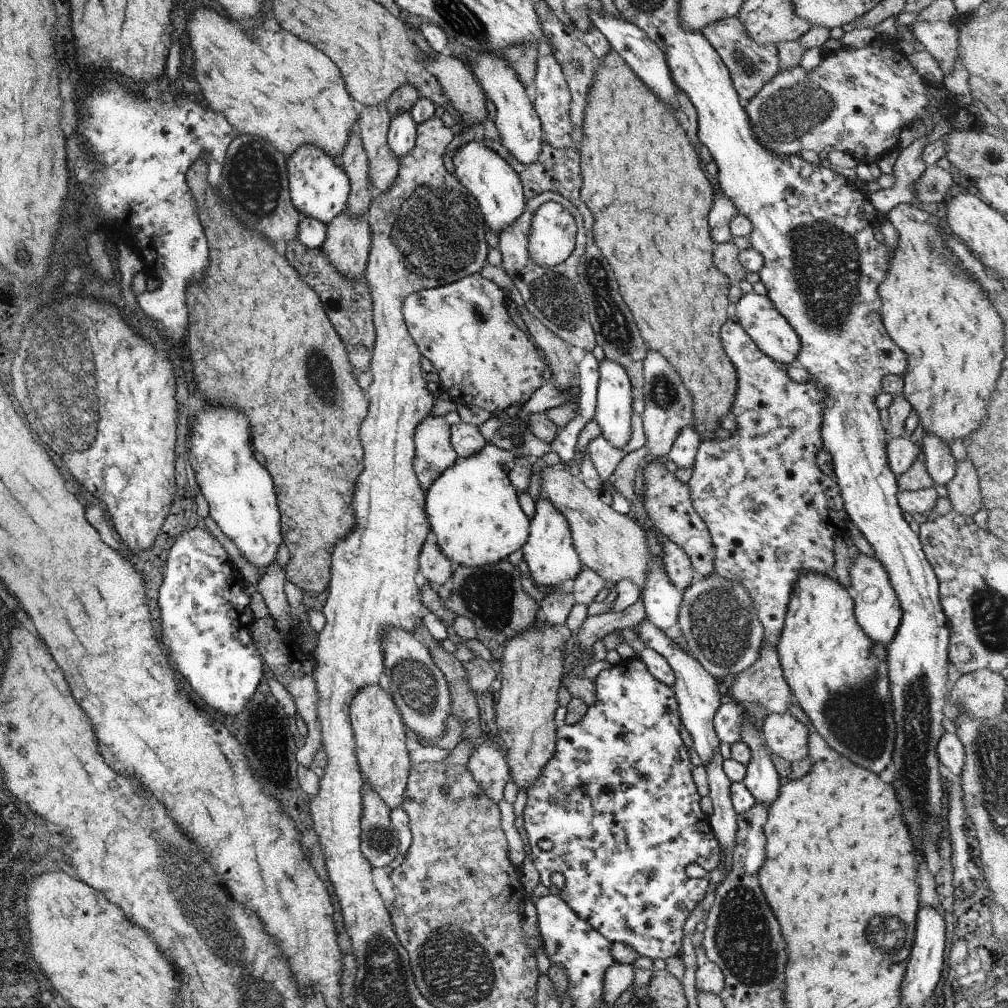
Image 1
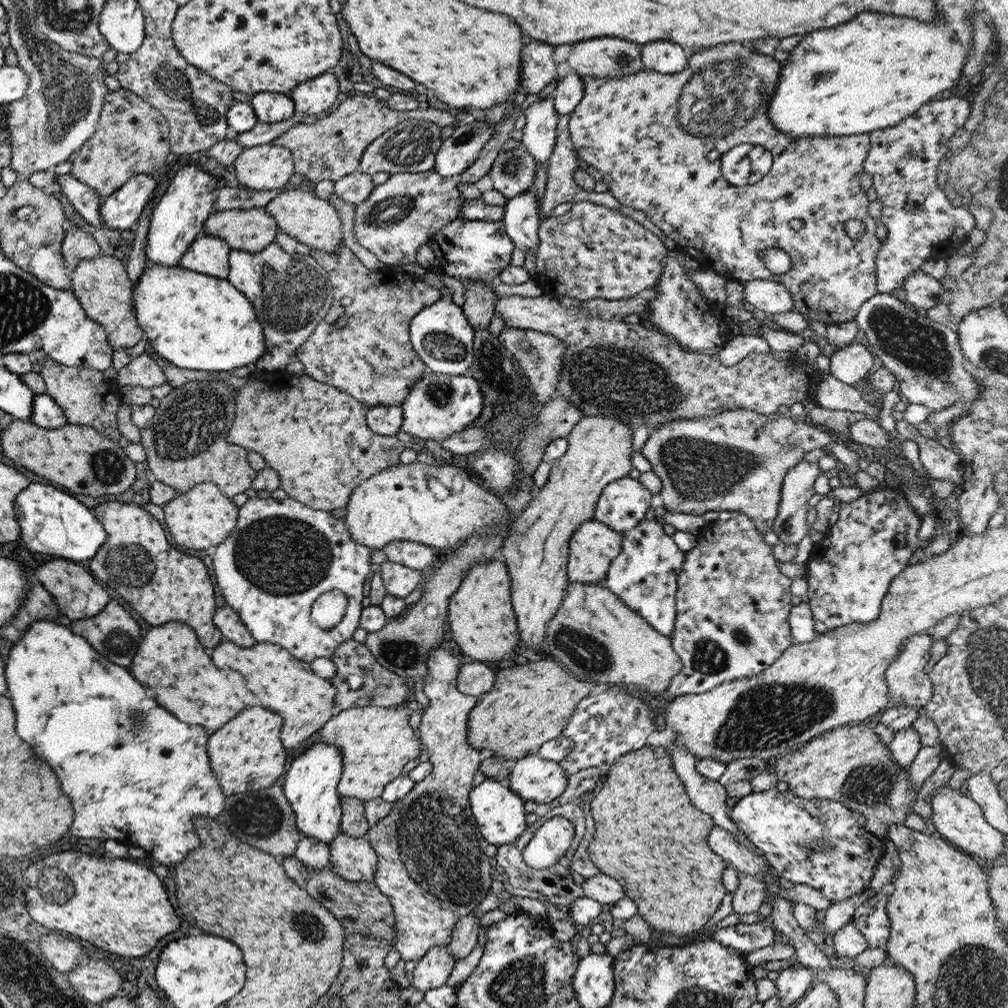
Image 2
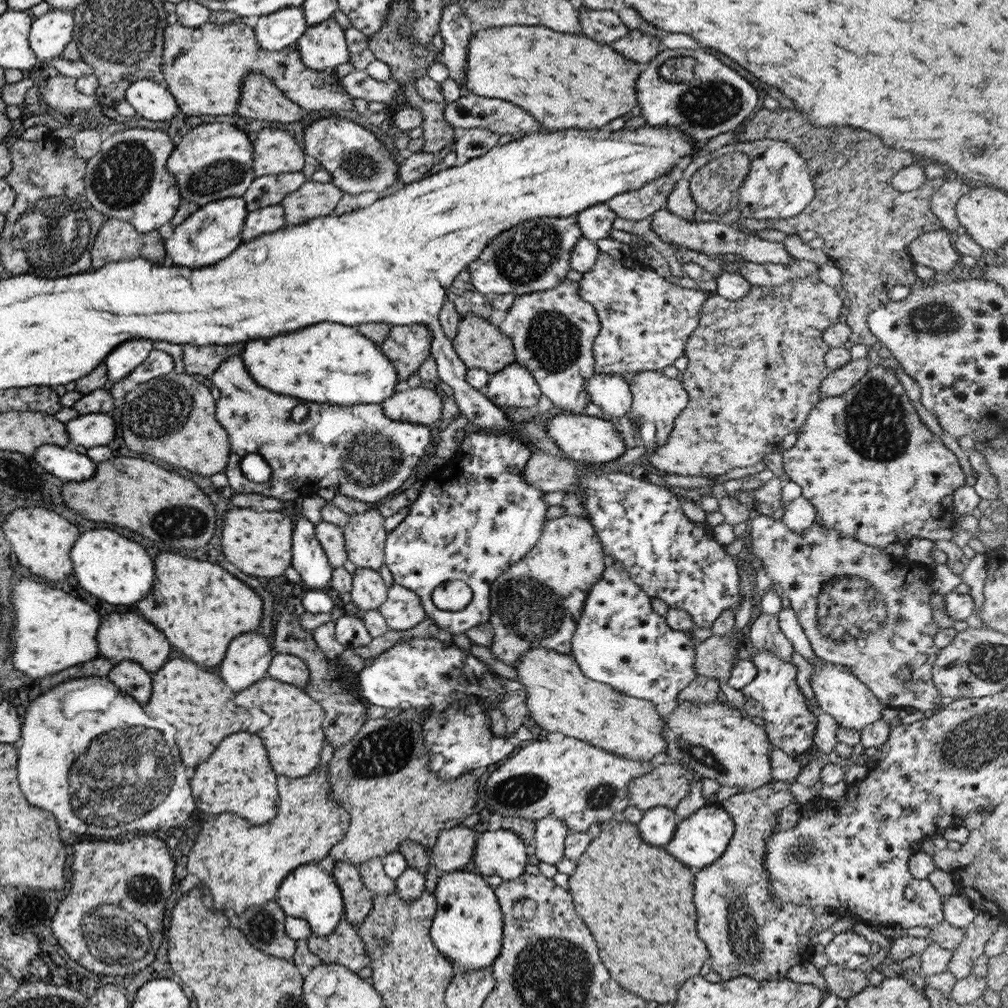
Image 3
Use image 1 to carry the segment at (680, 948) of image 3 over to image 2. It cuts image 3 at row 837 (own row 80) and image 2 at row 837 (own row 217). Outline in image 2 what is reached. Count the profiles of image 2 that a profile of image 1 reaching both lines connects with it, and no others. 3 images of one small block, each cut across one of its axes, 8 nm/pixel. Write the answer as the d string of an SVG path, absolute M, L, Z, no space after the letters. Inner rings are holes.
M643 746L640 750L620 757L602 779L602 785L590 802L595 831L588 844L589 860L601 874L621 884L627 898L637 906L641 916L652 930L671 932L681 937L691 935L705 926L726 894L721 874L726 867L707 846L707 834L713 828L713 819L701 814L685 794L685 788L673 771L671 757L663 747Z

